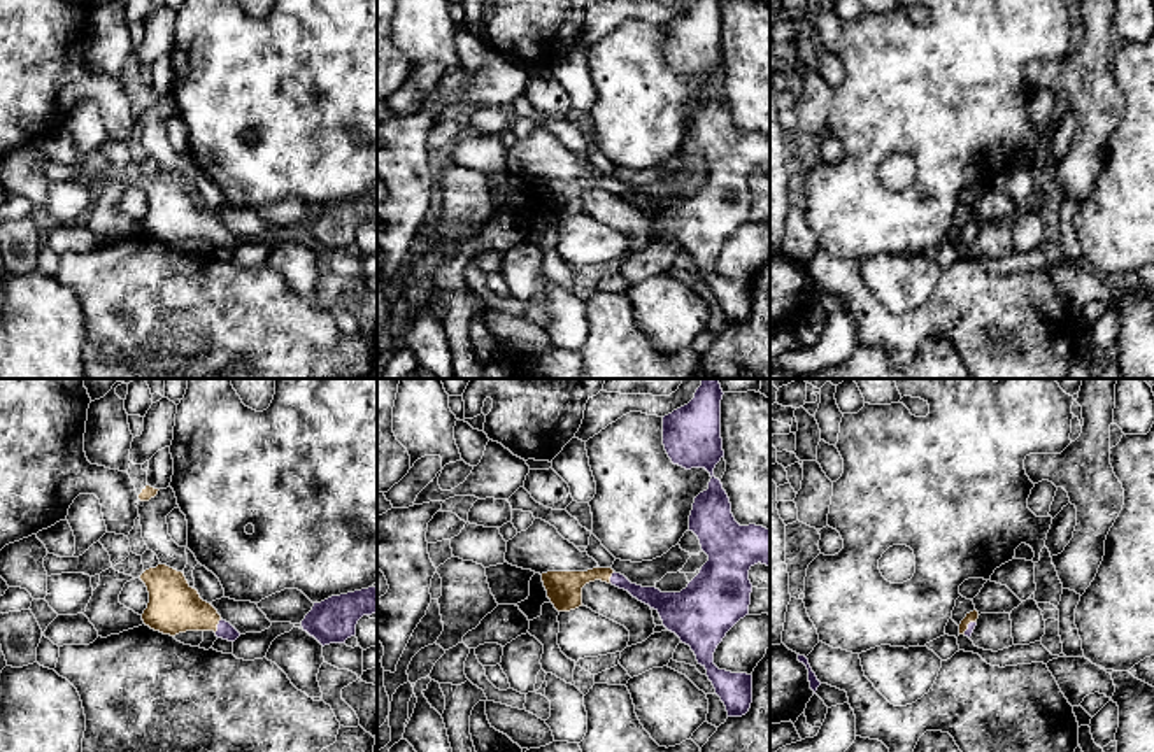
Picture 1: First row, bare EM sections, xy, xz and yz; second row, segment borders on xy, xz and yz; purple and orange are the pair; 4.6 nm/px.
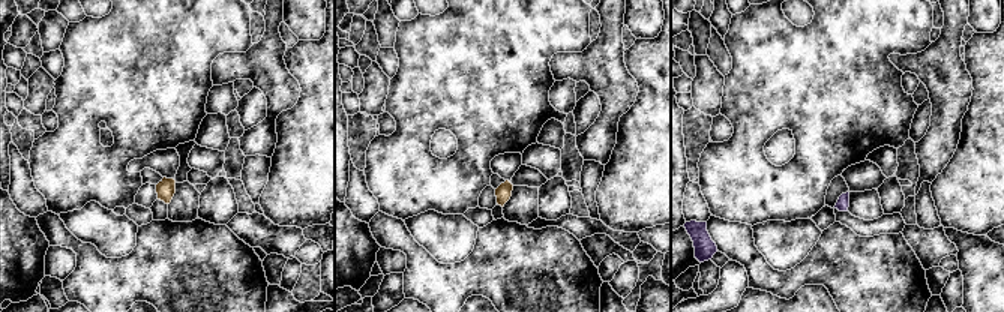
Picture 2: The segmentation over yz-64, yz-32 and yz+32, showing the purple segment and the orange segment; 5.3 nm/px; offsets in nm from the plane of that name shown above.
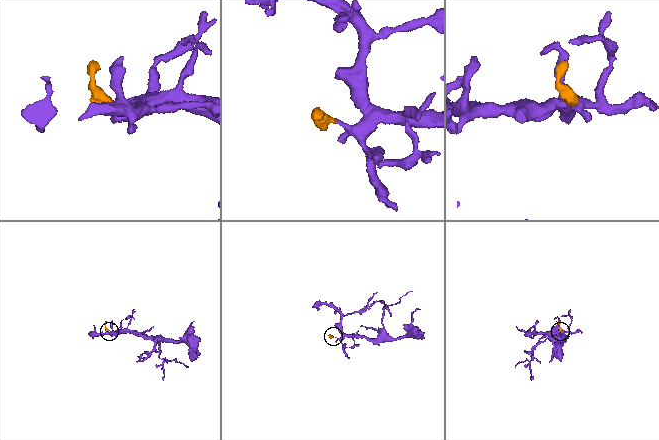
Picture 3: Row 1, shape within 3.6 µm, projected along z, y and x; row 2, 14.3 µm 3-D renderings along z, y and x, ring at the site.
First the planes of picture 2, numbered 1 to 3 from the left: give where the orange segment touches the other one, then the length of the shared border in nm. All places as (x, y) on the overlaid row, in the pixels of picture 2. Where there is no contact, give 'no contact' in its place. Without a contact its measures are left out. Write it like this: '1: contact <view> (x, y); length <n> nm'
1: no contact
2: no contact
3: no contact

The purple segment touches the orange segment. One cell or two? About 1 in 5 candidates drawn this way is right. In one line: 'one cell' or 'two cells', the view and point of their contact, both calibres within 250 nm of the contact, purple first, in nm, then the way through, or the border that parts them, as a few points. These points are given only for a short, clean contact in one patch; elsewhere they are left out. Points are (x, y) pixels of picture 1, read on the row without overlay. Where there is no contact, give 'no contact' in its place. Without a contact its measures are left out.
one cell | xy (218, 234) | 80/240 nm | across xy (225, 237), (218, 234), (202, 223), (174, 214)

